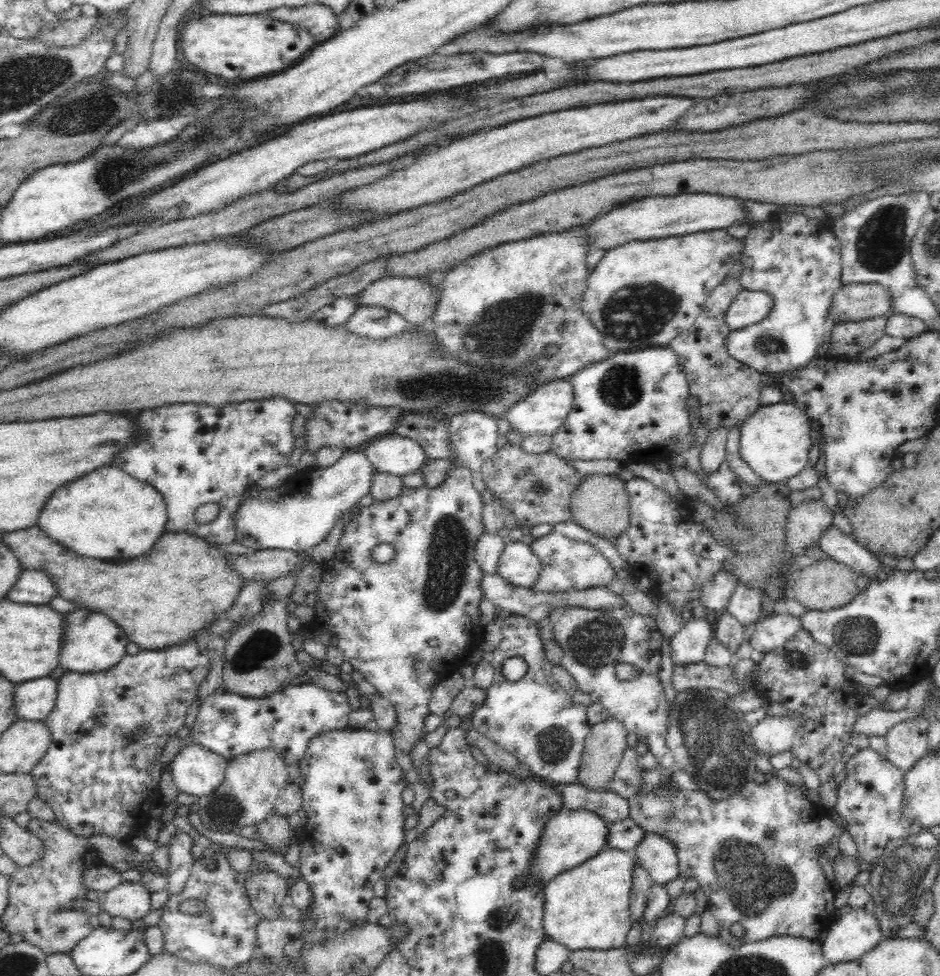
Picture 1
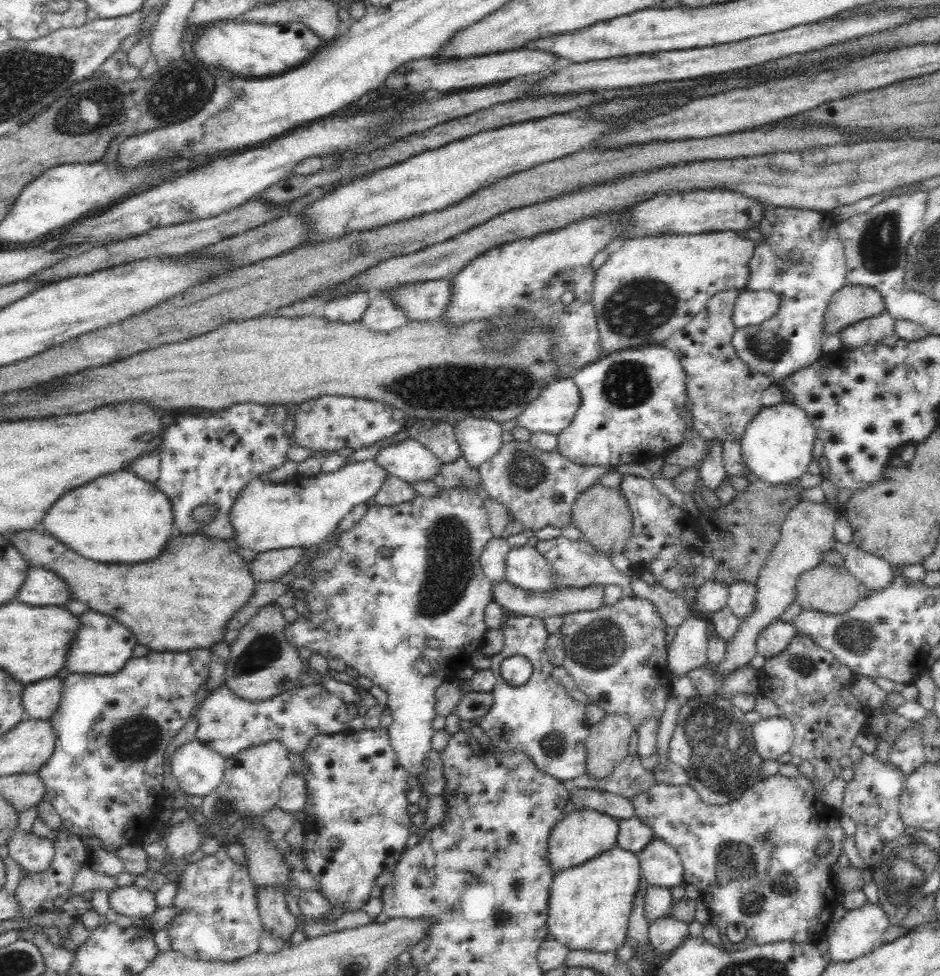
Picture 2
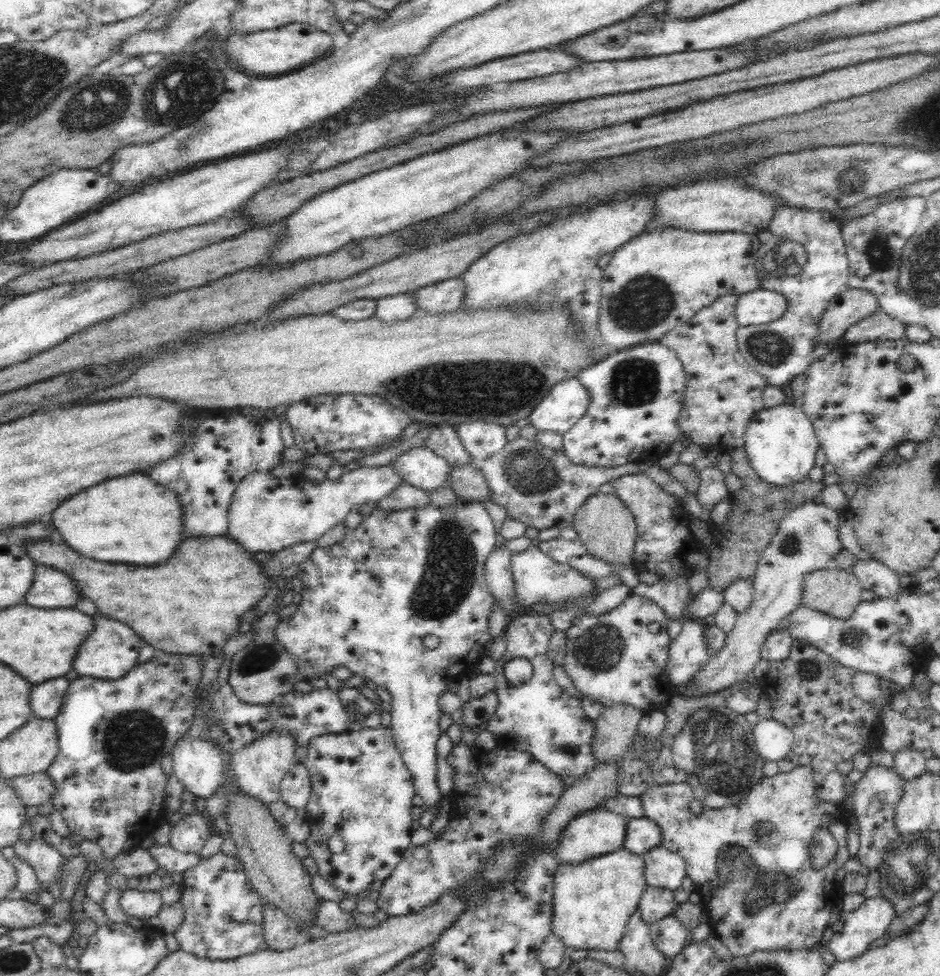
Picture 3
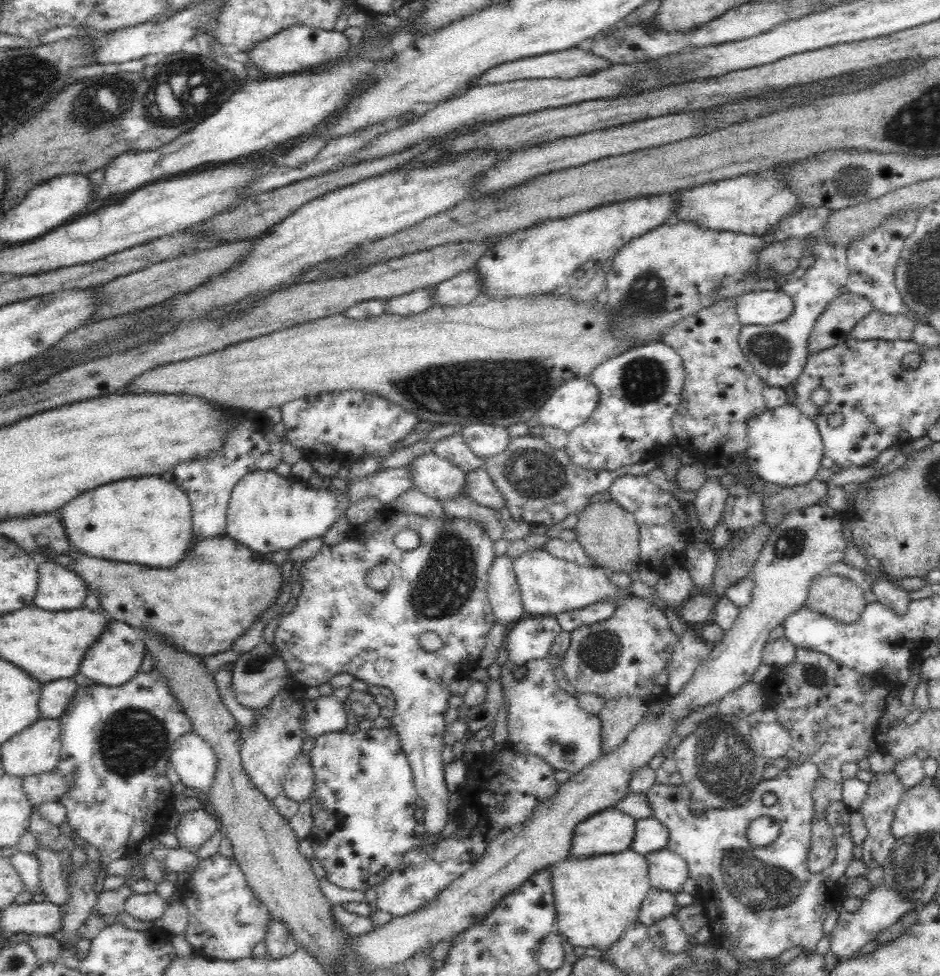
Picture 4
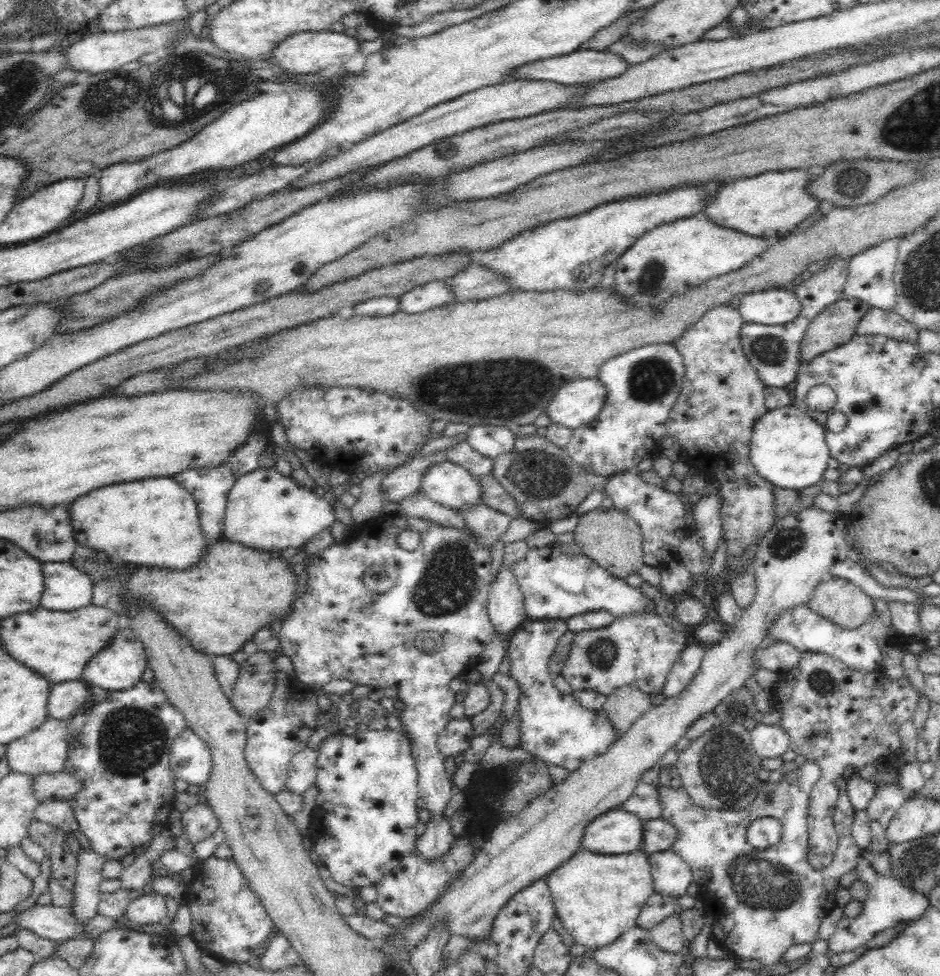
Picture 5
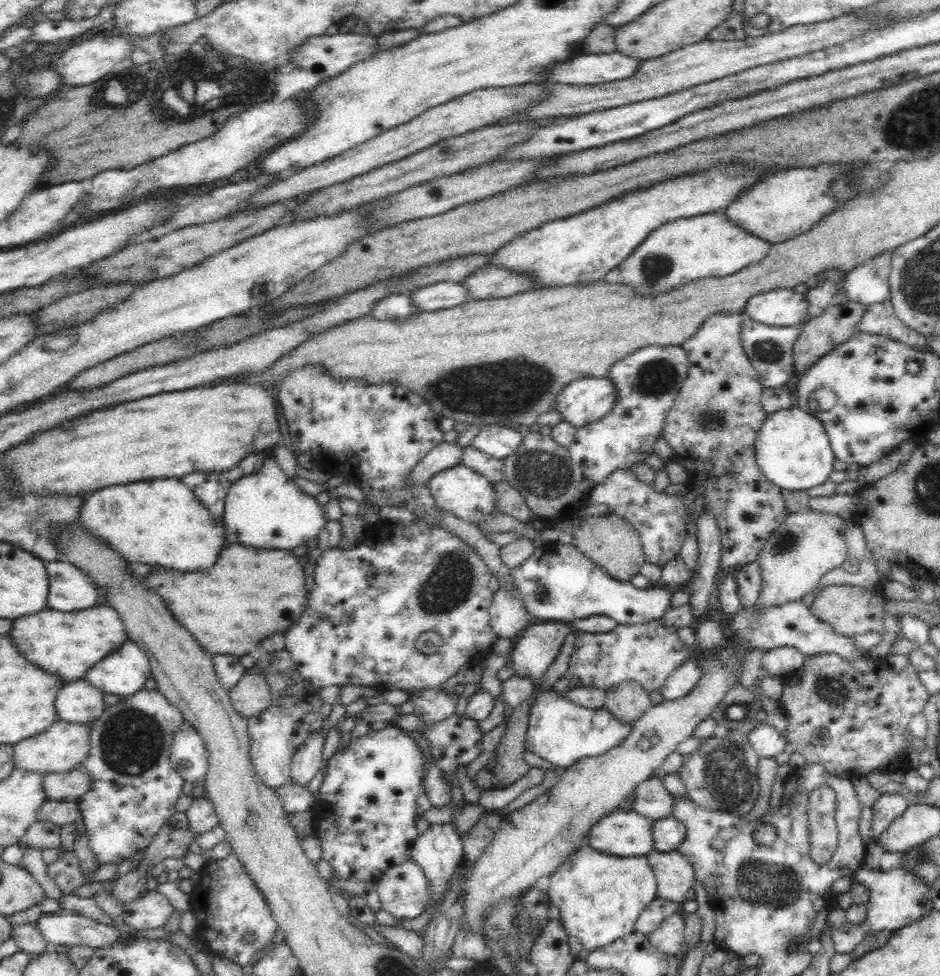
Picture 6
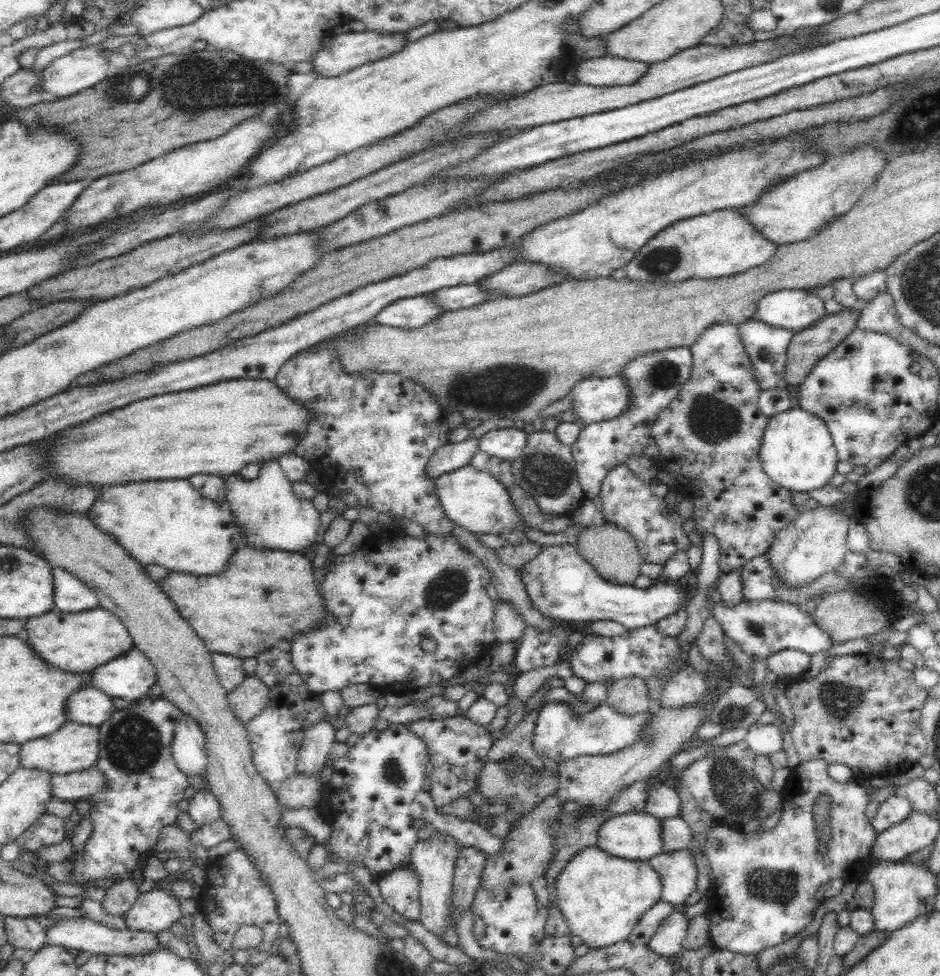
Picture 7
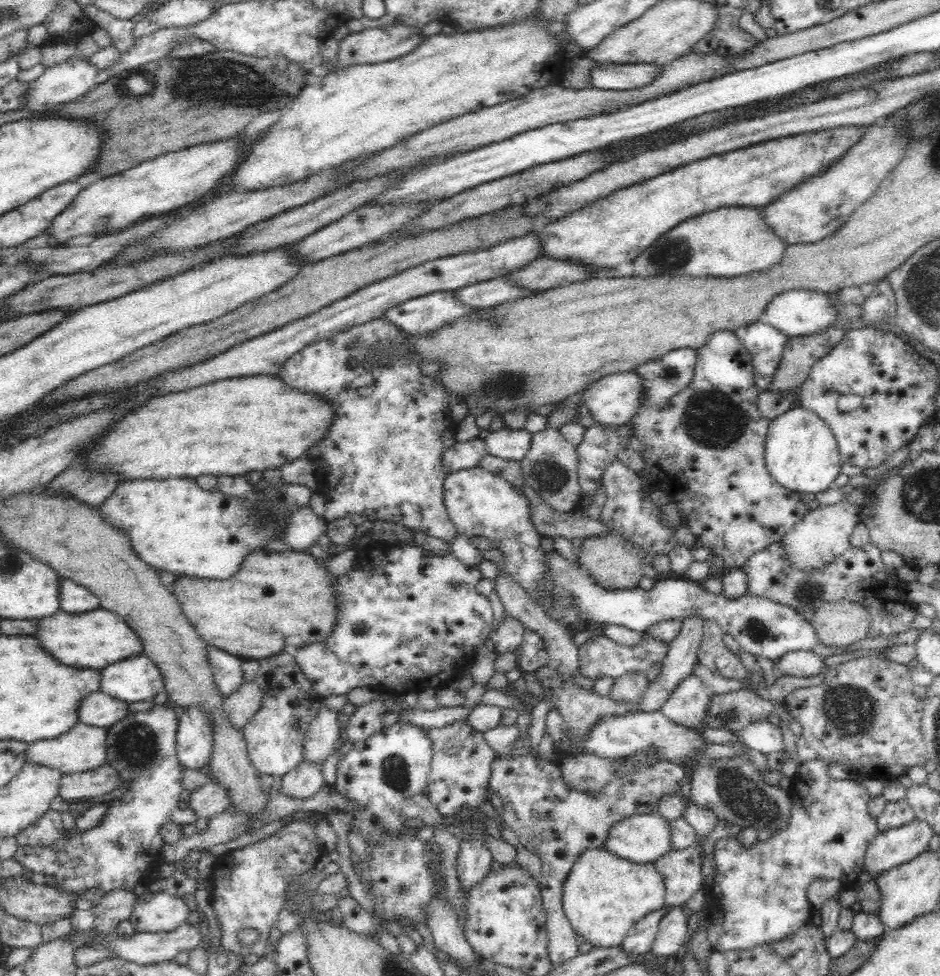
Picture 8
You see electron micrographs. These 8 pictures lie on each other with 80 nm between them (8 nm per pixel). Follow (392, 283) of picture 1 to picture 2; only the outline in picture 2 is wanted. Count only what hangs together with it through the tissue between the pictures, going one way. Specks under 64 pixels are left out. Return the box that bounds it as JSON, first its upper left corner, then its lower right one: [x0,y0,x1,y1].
[380,279,451,321]

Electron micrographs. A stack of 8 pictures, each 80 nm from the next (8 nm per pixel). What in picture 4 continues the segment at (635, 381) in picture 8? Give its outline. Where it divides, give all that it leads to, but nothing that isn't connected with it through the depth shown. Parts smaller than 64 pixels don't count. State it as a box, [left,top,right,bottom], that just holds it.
[536,379,598,432]

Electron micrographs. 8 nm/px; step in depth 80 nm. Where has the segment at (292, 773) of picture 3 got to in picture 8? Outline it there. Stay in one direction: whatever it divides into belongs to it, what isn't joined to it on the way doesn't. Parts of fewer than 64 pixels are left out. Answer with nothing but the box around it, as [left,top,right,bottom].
[302,705,341,766]

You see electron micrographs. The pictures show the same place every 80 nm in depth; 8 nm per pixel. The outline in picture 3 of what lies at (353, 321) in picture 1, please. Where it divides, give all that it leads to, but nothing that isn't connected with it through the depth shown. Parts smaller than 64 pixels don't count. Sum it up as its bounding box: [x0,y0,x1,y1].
[372,293,416,324]

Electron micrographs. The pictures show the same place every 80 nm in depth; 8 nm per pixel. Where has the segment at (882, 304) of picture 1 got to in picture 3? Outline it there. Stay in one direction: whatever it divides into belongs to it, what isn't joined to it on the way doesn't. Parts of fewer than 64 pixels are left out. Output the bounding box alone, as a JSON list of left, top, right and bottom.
[818,287,878,348]

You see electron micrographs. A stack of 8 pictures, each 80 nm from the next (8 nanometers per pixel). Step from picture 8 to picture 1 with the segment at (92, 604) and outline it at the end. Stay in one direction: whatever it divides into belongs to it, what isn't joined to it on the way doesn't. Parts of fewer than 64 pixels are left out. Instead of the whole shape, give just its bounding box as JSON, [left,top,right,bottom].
[6,569,57,604]

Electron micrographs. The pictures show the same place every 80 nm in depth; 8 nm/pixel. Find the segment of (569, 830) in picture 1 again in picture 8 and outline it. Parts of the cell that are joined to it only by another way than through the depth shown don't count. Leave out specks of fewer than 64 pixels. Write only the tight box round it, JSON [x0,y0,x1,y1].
[602,811,671,864]

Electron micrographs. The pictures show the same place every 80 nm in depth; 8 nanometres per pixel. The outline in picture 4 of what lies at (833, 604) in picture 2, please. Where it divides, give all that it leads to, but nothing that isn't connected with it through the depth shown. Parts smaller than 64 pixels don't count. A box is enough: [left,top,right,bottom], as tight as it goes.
[805,572,864,624]

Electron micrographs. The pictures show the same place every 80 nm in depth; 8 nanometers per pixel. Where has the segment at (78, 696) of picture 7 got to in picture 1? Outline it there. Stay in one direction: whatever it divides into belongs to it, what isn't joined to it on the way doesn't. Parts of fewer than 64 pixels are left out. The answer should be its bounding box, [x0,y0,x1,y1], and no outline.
[13,676,56,721]

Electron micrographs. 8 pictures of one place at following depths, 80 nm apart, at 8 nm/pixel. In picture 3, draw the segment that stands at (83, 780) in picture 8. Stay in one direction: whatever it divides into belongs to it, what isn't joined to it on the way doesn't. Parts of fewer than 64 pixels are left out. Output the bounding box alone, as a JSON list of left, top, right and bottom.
[5,773,56,806]

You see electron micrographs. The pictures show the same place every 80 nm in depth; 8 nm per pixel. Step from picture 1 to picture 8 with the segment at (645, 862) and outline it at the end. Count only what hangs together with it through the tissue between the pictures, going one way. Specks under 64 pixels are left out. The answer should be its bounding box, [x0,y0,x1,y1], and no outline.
[652,846,702,907]

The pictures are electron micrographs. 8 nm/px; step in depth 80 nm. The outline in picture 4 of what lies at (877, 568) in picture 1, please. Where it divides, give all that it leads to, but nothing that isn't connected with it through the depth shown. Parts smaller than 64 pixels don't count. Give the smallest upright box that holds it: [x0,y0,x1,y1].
[864,568,908,614]

